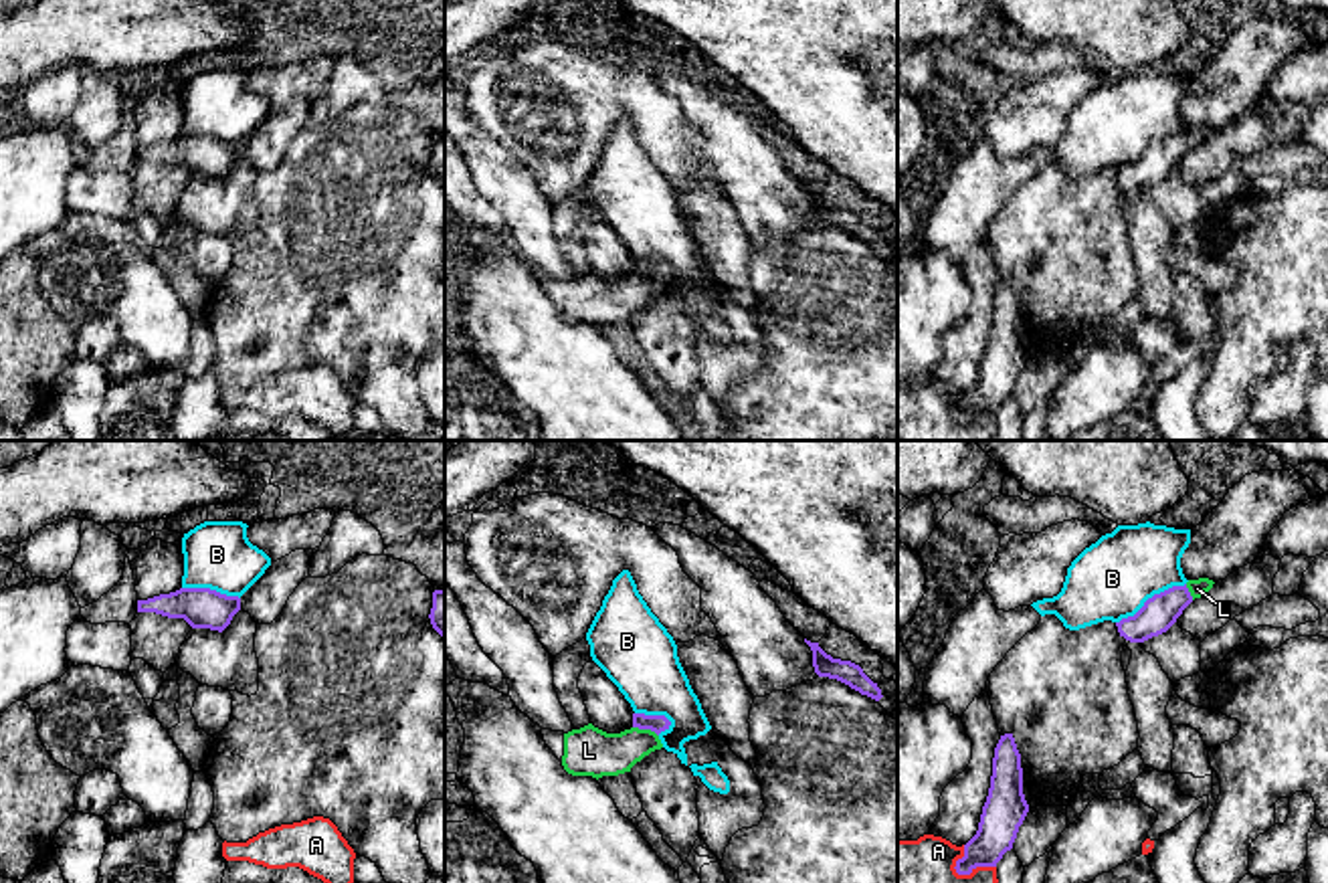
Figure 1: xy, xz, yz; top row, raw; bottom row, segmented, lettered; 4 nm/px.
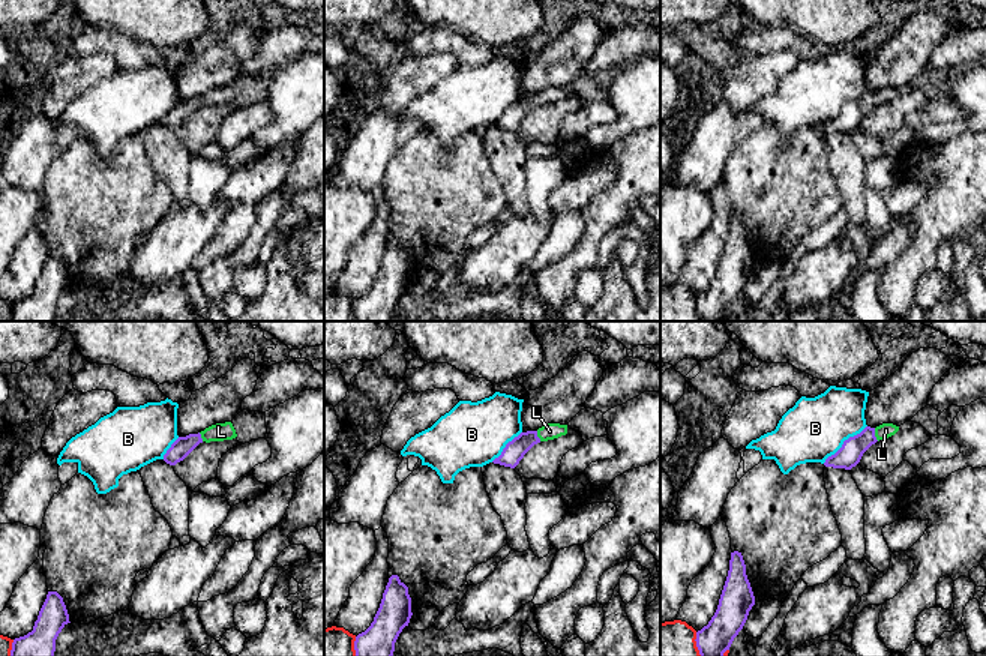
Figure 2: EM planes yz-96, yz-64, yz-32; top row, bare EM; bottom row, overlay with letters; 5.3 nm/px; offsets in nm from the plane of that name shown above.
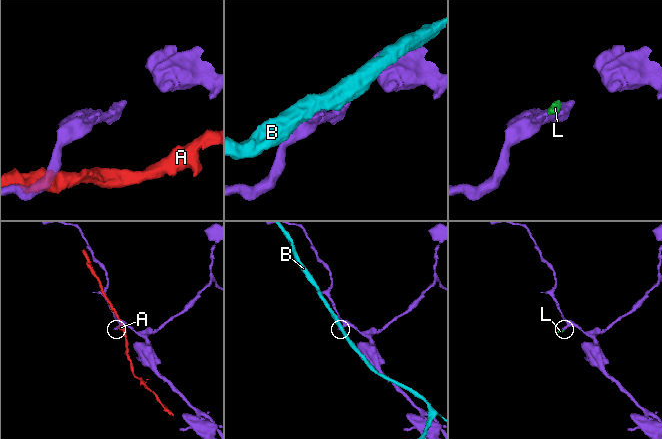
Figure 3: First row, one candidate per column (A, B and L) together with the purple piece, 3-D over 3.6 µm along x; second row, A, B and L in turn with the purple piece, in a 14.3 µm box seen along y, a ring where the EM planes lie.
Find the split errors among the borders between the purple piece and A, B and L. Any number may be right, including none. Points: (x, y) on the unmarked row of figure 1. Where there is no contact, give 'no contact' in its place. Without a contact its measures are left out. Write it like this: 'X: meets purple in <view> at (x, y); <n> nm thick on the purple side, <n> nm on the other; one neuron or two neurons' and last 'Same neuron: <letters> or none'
A: meets purple in yz at (975, 415); 170 nm thick on the purple side, 360 nm on the other; two neurons
B: meets purple in yz at (1153, 144); 140 nm thick on the purple side, 320 nm on the other; two neurons
L: meets purple in xz at (645, 275); 70 nm thick on the purple side, 190 nm on the other; one neuron
Same neuron: L

